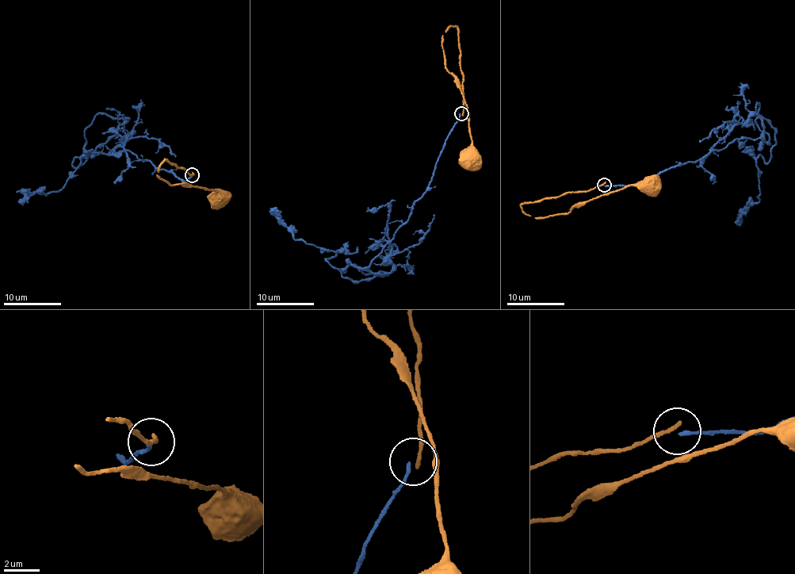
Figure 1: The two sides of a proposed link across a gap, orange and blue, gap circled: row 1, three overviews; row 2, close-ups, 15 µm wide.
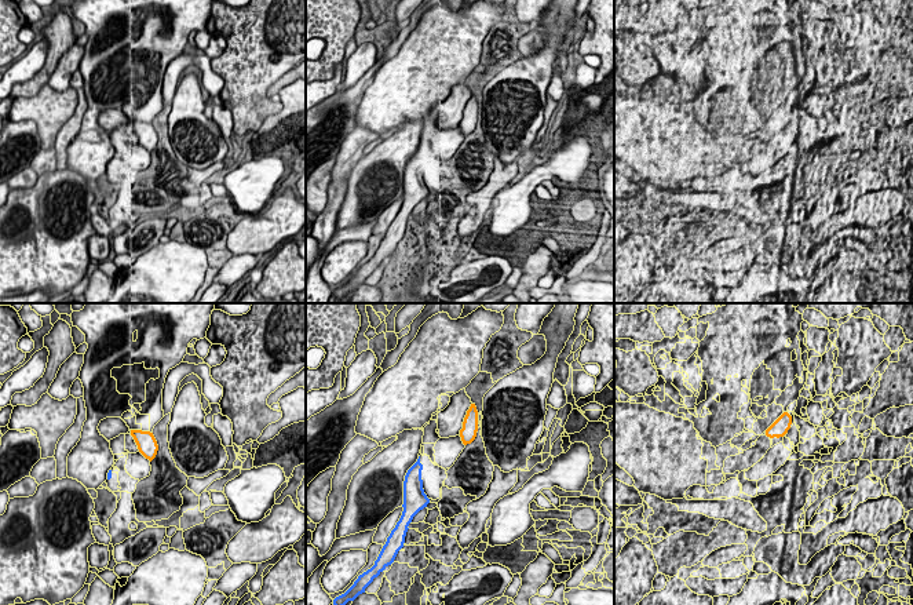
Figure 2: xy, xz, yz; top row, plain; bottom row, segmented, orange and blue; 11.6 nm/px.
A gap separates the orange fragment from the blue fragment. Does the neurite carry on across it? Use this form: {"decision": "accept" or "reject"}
{"decision": "reject"}

